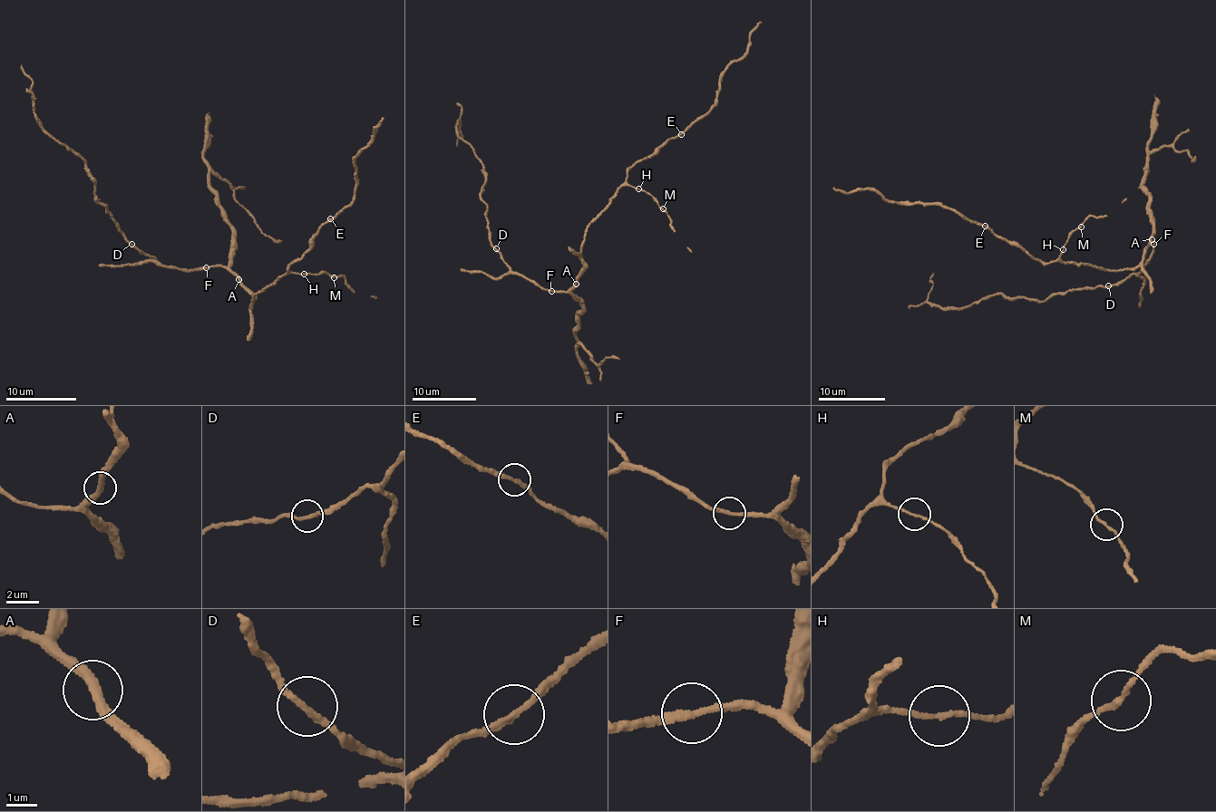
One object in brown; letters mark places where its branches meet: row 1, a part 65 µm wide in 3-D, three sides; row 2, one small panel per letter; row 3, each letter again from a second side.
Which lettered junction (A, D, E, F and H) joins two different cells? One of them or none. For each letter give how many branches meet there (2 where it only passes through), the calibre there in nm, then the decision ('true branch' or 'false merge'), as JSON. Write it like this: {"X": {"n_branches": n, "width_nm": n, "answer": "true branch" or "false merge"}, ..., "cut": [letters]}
{"A": {"n_branches": 2, "width_nm": 340, "answer": "true branch"}, "D": {"n_branches": 2, "width_nm": 200, "answer": "true branch"}, "E": {"n_branches": 2, "width_nm": 220, "answer": "true branch"}, "F": {"n_branches": 2, "width_nm": 240, "answer": "true branch"}, "H": {"n_branches": 2, "width_nm": 150, "answer": "true branch"}, "cut": []}

